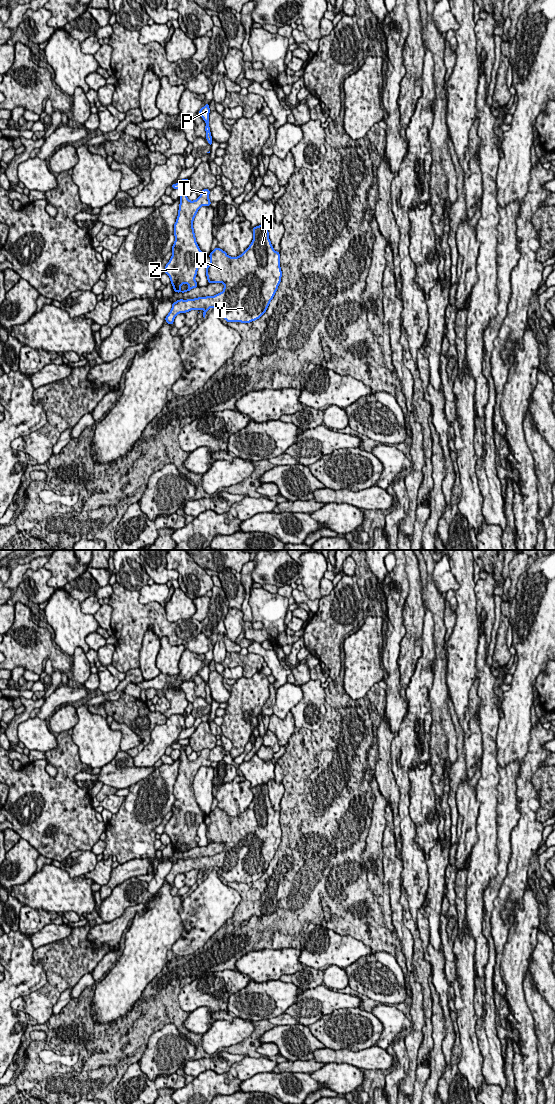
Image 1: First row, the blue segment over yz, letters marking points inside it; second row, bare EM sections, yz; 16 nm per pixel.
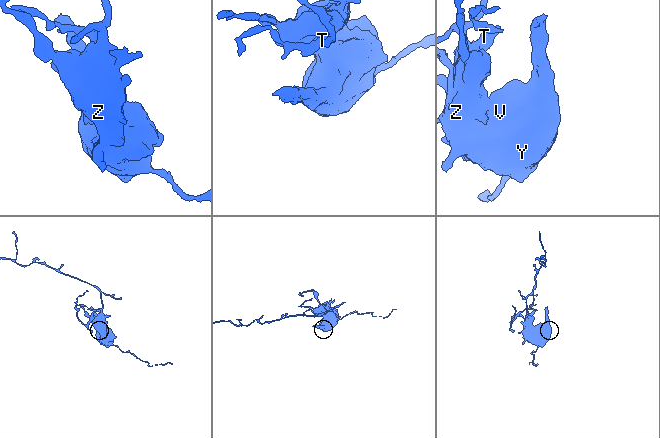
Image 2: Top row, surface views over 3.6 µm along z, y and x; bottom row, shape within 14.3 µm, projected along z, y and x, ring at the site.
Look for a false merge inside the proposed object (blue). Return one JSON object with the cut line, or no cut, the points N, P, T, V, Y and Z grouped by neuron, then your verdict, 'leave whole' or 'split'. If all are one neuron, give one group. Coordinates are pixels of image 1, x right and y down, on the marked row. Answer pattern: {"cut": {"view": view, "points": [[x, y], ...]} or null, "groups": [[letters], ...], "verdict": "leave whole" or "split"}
{"cut": {"view": "yz", "points": [[178, 183], [181, 185]]}, "groups": [["N", "T", "V", "Y", "Z"], ["P"]], "verdict": "split"}

